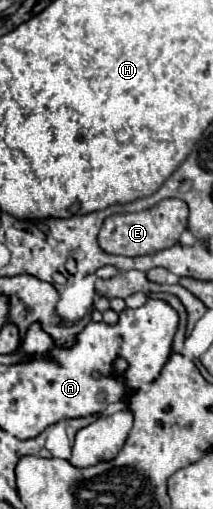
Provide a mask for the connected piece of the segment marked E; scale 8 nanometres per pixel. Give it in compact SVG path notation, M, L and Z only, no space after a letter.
M166 199L146 211L110 215L98 233L98 245L102 251L110 255L124 255L124 257L154 255L162 249L178 245L180 235L186 227L188 227L188 205L182 199Z

